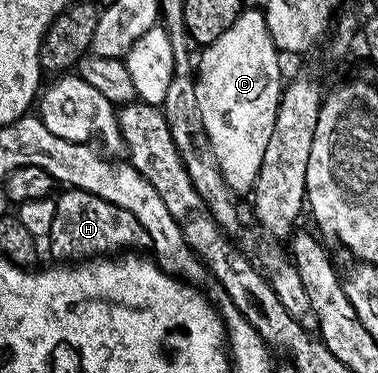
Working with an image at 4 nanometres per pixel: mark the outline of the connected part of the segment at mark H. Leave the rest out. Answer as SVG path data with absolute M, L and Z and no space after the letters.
M65 187L63 191L61 196L55 197L54 222L46 238L46 244L56 259L53 261L83 262L125 250L144 250L151 245L150 234L146 234L142 222L138 222L130 210L122 210L122 206L114 206L114 202L106 202L106 198L98 198L98 194L90 194L81 188Z

